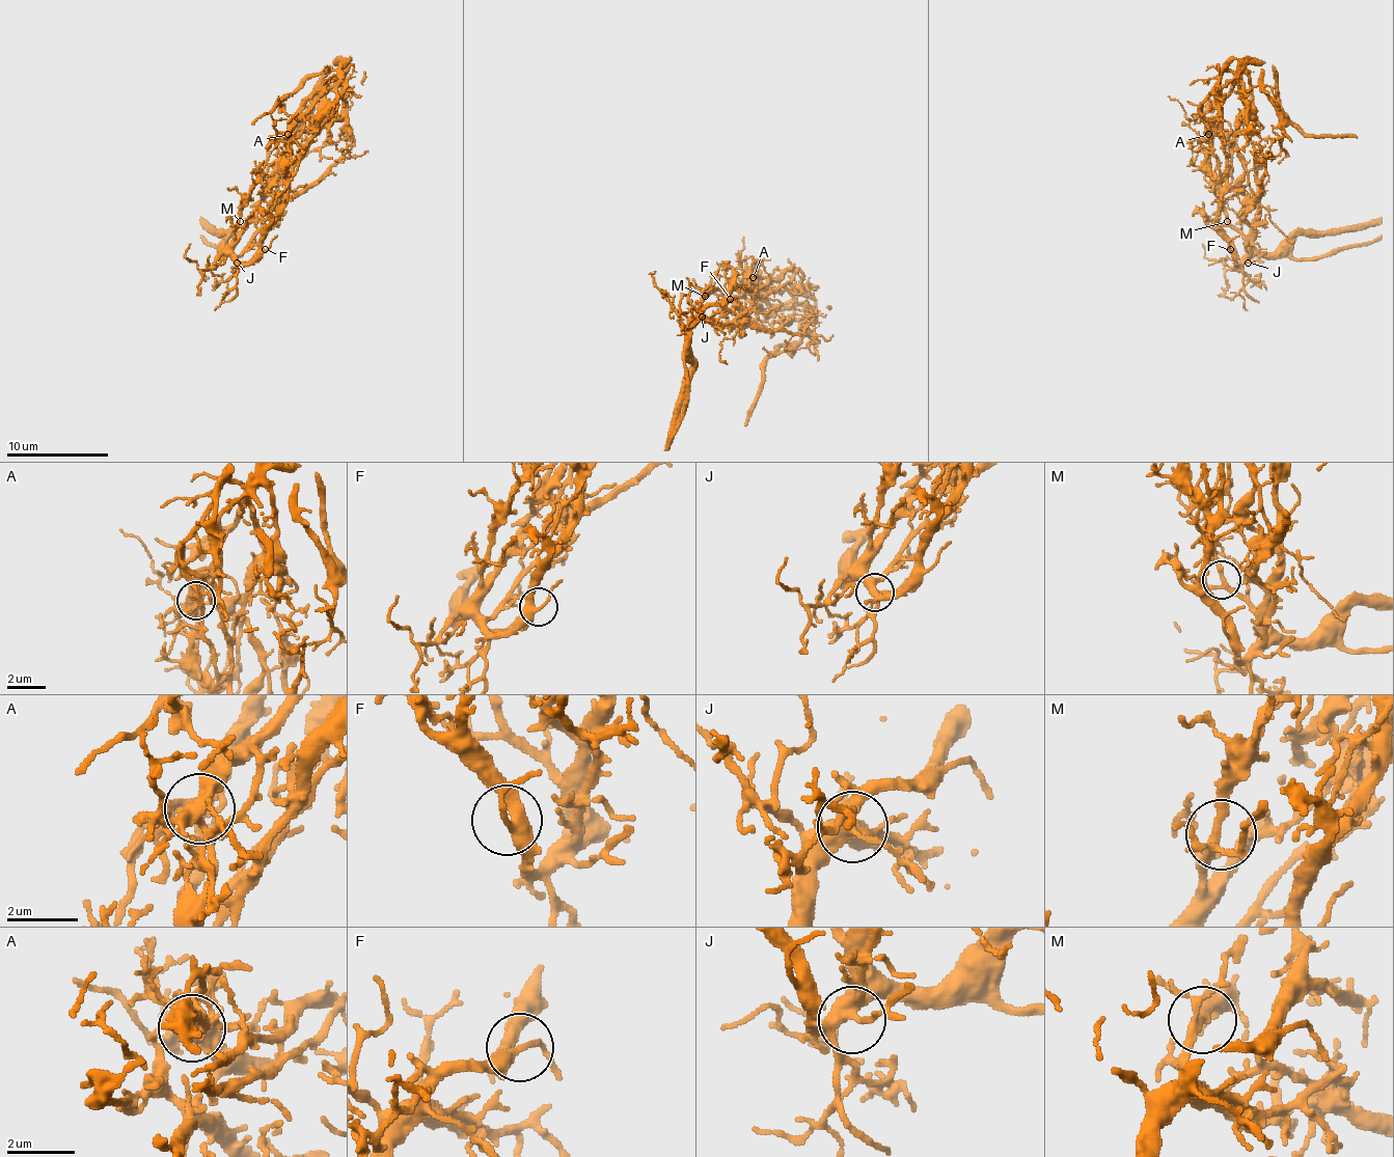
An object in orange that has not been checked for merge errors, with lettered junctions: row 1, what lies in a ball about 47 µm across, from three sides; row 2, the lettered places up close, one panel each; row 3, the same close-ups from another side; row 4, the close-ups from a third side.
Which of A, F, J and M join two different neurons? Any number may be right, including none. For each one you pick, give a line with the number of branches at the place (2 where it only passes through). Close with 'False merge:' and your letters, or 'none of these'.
A: 5
False merge: A

